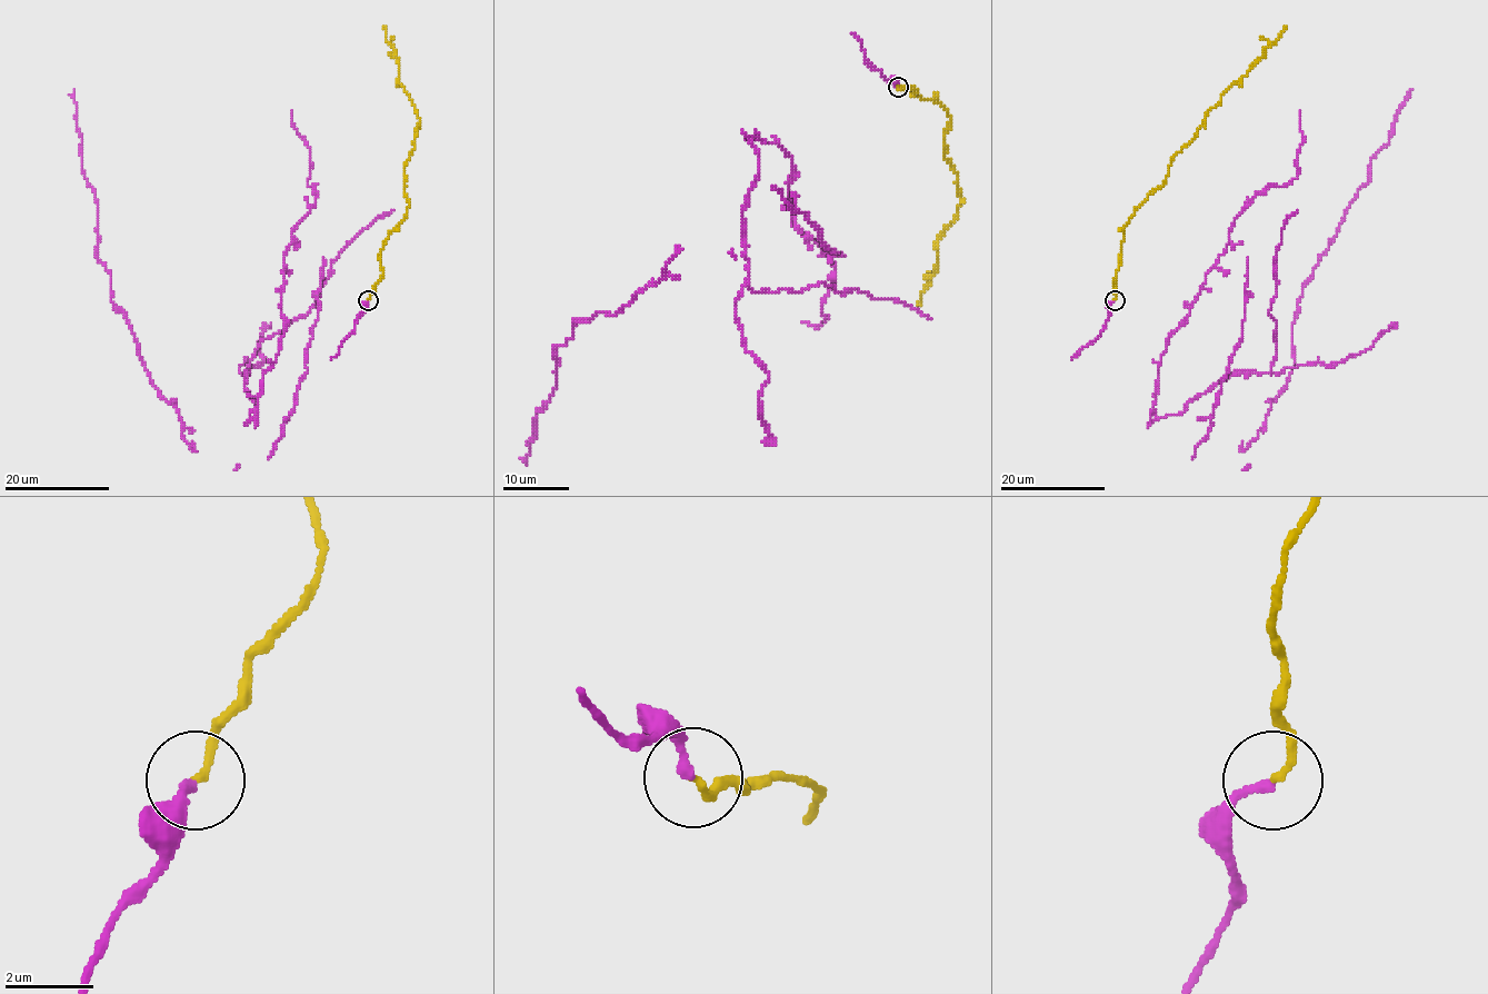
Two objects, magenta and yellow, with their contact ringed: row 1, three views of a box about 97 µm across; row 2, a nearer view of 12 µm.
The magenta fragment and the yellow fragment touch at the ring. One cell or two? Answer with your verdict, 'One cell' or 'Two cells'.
One cell

